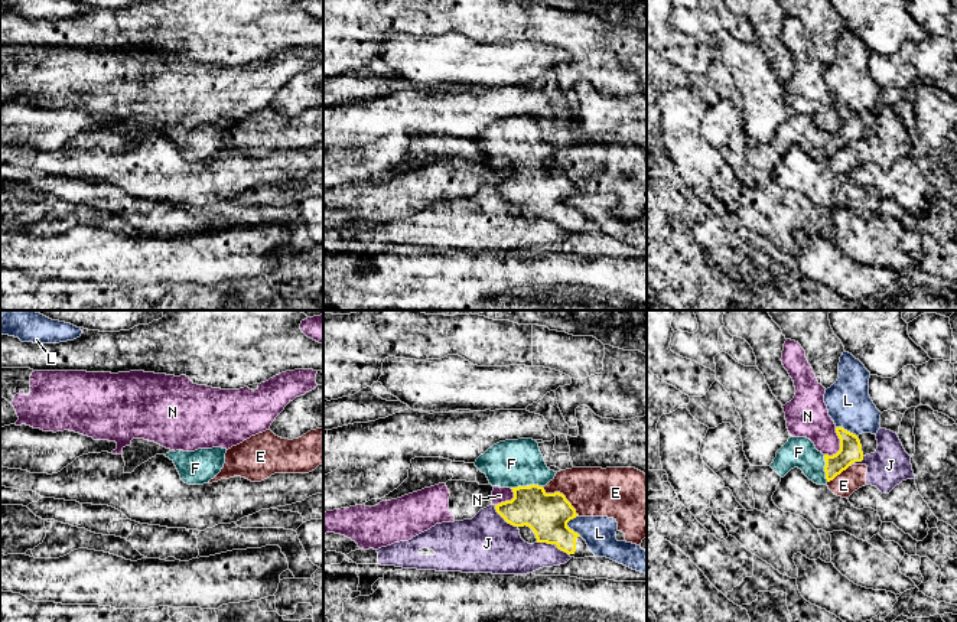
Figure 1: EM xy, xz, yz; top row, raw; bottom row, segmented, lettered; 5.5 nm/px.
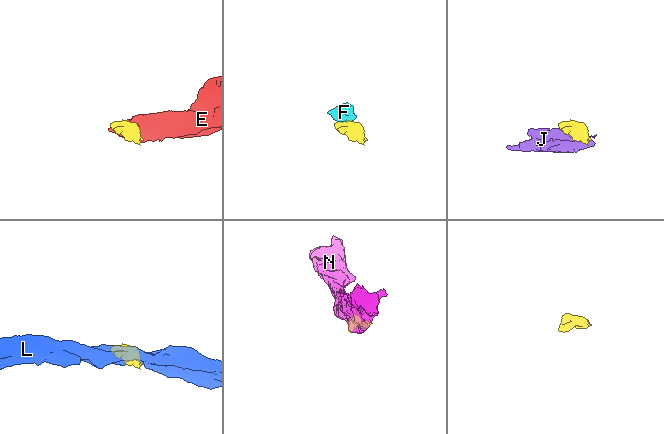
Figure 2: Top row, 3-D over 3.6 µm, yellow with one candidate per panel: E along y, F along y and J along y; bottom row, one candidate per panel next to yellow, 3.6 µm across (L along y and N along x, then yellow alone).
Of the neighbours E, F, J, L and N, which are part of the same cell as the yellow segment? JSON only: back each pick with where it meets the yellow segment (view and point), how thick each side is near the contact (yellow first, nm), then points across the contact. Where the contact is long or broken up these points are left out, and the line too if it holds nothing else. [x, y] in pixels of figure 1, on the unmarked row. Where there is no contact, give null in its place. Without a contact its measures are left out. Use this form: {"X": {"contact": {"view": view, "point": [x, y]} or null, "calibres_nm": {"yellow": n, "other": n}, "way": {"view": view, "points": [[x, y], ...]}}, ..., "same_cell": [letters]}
{"F": {"contact": {"view": "xz", "point": [526, 163]}, "calibres_nm": {"yellow": 240, "other": 260}, "way": {"view": "xz", "points": [[547, 191], [529, 172], [526, 163], [526, 155], [511, 140]]}}, "same_cell": ["F"]}

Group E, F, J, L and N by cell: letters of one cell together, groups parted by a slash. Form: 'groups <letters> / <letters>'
groups E J / F / L / N

